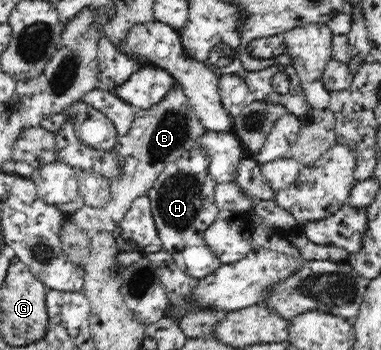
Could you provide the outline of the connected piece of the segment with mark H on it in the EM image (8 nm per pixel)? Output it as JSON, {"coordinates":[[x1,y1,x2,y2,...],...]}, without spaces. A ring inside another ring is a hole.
{"coordinates":[[200,145,183,153,181,158,167,163,153,186,143,192,149,197,149,206,160,241,161,251,167,252,177,267,188,276,199,280,212,274,222,265,217,254,204,242,204,233,217,219,221,210,215,204,216,182,209,176,209,158]]}

